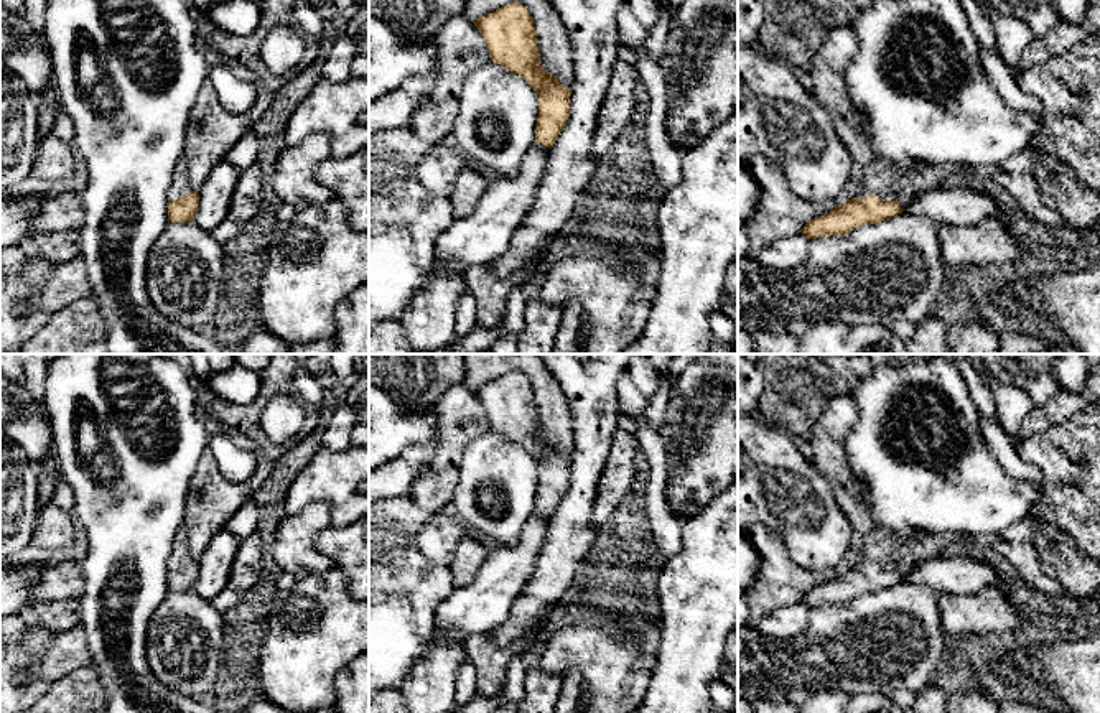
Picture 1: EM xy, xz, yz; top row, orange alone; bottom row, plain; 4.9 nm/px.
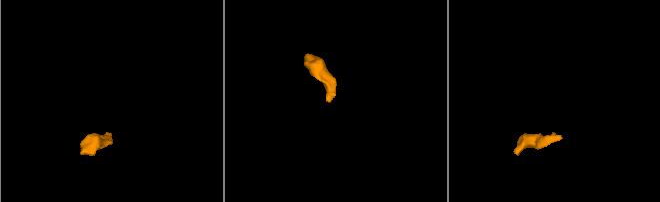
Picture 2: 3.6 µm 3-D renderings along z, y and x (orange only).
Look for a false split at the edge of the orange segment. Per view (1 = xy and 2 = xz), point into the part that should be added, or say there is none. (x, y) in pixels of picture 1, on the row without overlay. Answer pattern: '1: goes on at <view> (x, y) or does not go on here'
1: goes on at xy (180, 554)
2: does not go on here

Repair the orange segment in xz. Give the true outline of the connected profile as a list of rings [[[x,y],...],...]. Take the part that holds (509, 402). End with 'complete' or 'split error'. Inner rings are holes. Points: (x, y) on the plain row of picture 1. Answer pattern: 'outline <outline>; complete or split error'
outline [[[512,370],[474,390],[489,428],[519,443],[535,461],[538,489],[535,510],[552,517],[570,486],[571,459],[540,435],[537,403],[529,379]]]; complete

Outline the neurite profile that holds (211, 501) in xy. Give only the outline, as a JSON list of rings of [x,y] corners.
[[[198,407],[196,418],[211,435],[229,435],[232,443],[252,451],[257,458],[257,468],[244,482],[231,482],[221,474],[212,451],[209,448],[203,451],[198,469],[189,482],[183,520],[193,560],[199,560],[212,537],[226,529],[229,519],[254,497],[273,469],[273,459],[259,450],[247,436],[231,431],[214,420],[206,408]]]

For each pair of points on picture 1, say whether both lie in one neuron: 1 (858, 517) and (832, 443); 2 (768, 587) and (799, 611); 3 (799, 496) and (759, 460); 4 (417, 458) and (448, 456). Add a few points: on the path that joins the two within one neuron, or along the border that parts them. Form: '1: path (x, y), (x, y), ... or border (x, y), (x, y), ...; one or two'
1: path (852, 499), (848, 486), (838, 476), (832, 461); one
2: border (799, 600), (776, 606), (758, 624); two
3: path (789, 489), (769, 470); one
4: border (437, 435), (437, 452), (410, 489); two

